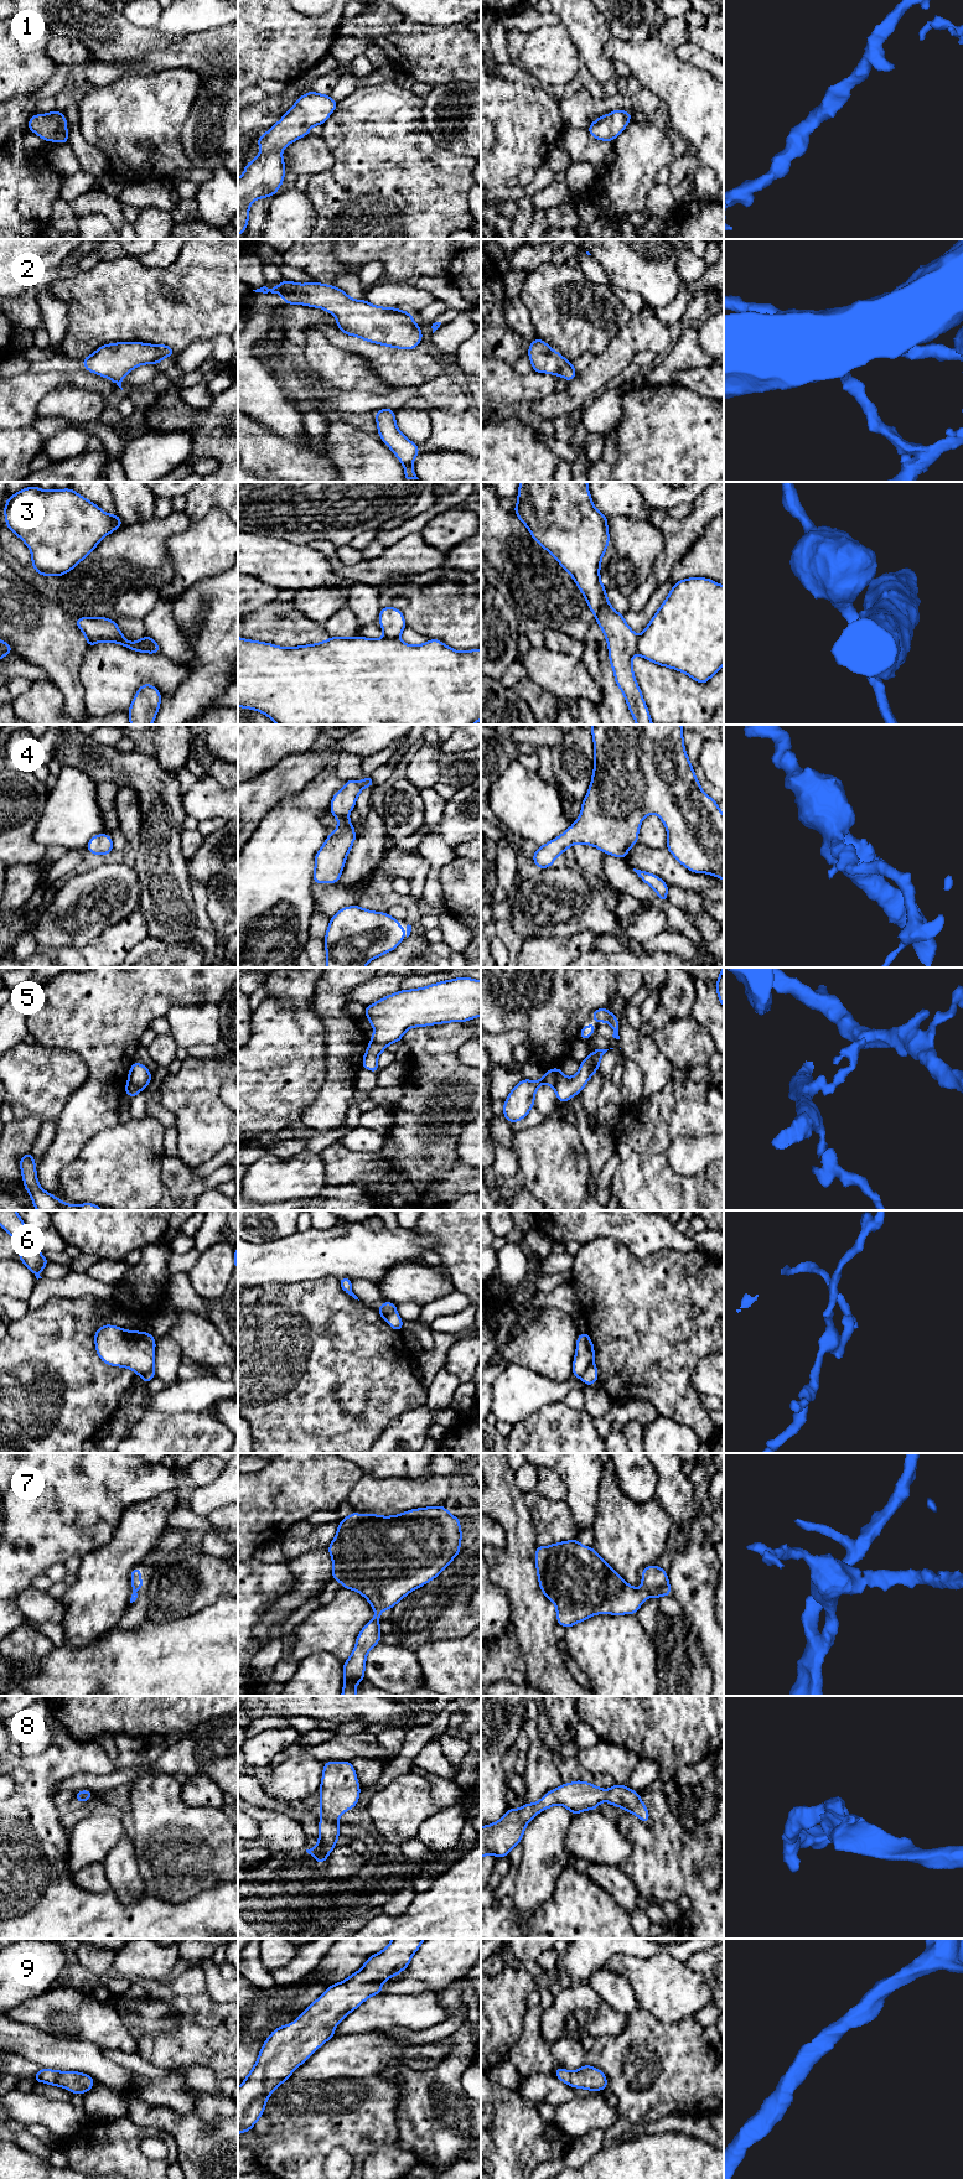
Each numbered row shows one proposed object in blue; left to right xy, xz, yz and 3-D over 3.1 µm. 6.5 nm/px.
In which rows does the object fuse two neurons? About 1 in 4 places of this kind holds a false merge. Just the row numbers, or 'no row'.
3, 5, 6

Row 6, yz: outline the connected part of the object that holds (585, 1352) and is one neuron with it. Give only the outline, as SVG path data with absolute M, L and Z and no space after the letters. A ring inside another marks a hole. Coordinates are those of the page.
M579 1333L573 1363L573 1376L580 1378L592 1363L595 1349L589 1333Z

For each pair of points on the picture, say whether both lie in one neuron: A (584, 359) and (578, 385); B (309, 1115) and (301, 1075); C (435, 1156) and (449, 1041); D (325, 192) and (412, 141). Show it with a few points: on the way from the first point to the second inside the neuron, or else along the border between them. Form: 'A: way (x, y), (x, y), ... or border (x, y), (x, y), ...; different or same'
A: border (594, 356), (578, 372); different
B: border (324, 1083), (316, 1098), (303, 1110), (298, 1119); different
C: way (422, 1127), (420, 1113), (428, 1103), (428, 1069); same
D: way (346, 186), (367, 186), (391, 162); same

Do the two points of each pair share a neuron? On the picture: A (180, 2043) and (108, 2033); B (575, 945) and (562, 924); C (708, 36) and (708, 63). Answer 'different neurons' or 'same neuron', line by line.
A: different neurons
B: different neurons
C: different neurons

